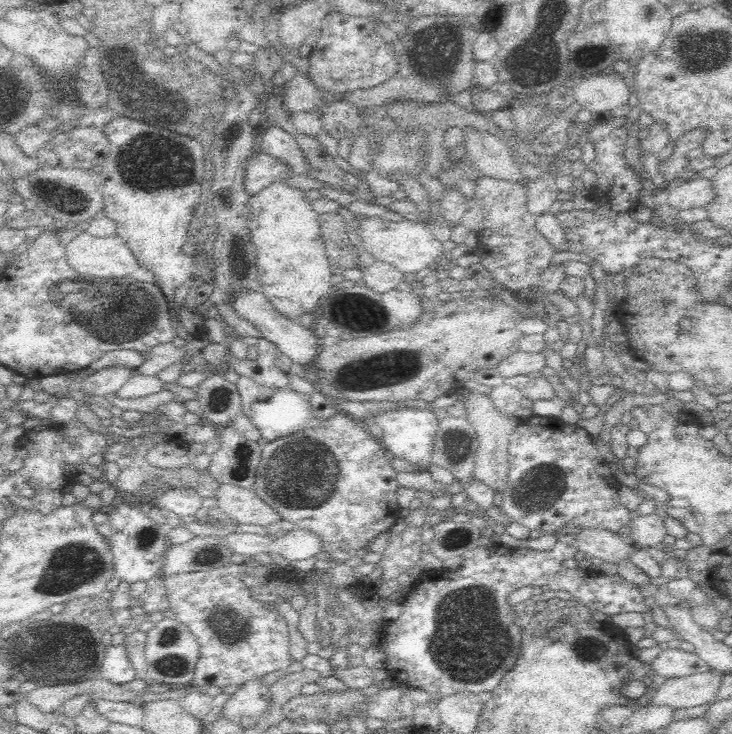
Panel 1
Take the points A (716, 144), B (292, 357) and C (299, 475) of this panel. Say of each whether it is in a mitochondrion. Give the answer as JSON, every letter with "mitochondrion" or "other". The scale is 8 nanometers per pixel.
{"A":"other","B":"other","C":"mitochondrion"}

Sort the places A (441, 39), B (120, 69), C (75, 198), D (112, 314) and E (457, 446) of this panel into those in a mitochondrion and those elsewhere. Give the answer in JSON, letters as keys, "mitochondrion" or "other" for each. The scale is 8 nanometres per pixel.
{"A":"mitochondrion","B":"mitochondrion","C":"mitochondrion","D":"mitochondrion","E":"mitochondrion"}

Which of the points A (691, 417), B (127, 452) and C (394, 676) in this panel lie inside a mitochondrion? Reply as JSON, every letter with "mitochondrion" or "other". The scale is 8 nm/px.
{"A":"other","B":"other","C":"other"}

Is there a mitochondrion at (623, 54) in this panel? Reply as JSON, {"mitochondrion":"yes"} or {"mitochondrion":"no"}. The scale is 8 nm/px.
{"mitochondrion":"no"}

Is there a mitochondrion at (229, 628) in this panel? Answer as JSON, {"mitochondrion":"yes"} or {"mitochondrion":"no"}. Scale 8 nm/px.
{"mitochondrion":"yes"}

